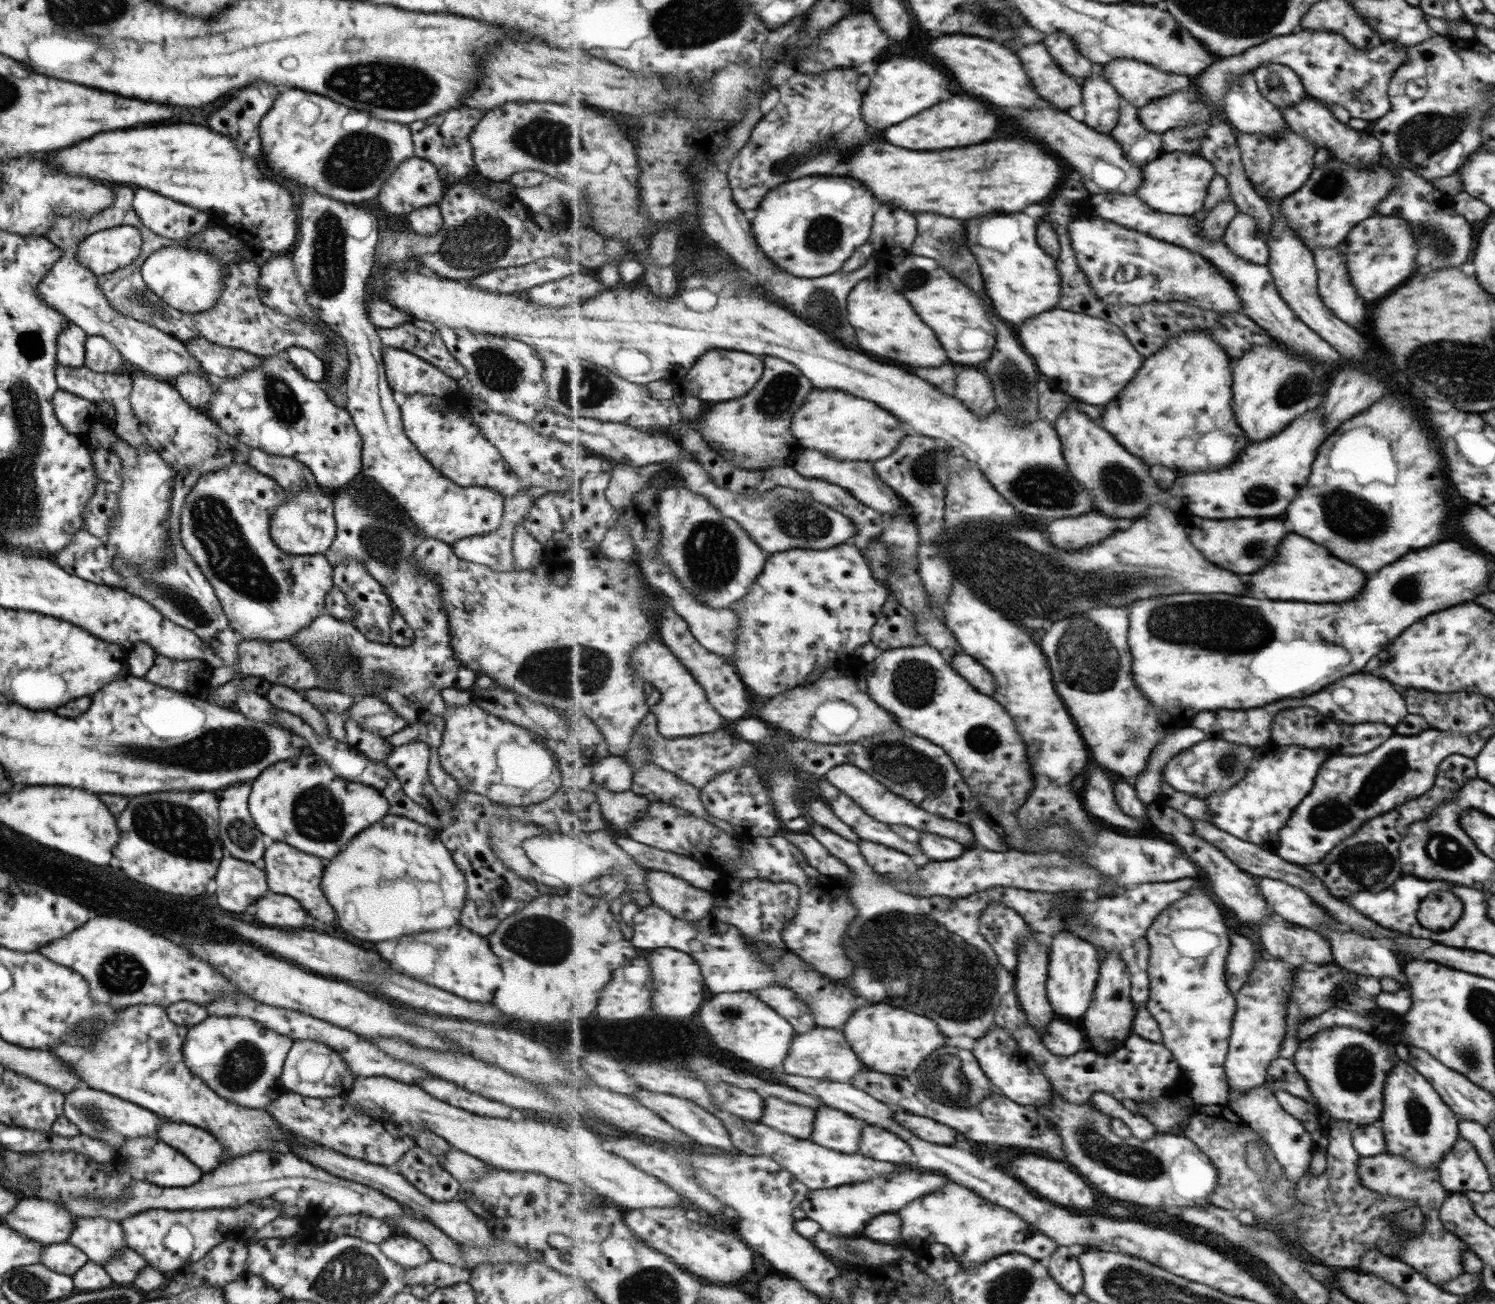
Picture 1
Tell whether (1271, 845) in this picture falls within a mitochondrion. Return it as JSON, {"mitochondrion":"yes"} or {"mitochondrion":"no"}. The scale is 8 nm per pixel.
{"mitochondrion":"no"}

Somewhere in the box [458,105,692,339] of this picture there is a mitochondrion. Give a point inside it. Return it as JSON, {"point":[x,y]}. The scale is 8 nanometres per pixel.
{"point":[550,141]}

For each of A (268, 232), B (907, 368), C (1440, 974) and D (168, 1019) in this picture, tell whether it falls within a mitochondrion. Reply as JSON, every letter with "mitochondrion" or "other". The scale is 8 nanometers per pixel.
{"A":"other","B":"other","C":"other","D":"other"}

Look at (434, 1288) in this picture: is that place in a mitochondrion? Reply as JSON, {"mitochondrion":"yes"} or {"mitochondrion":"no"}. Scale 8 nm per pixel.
{"mitochondrion":"no"}

